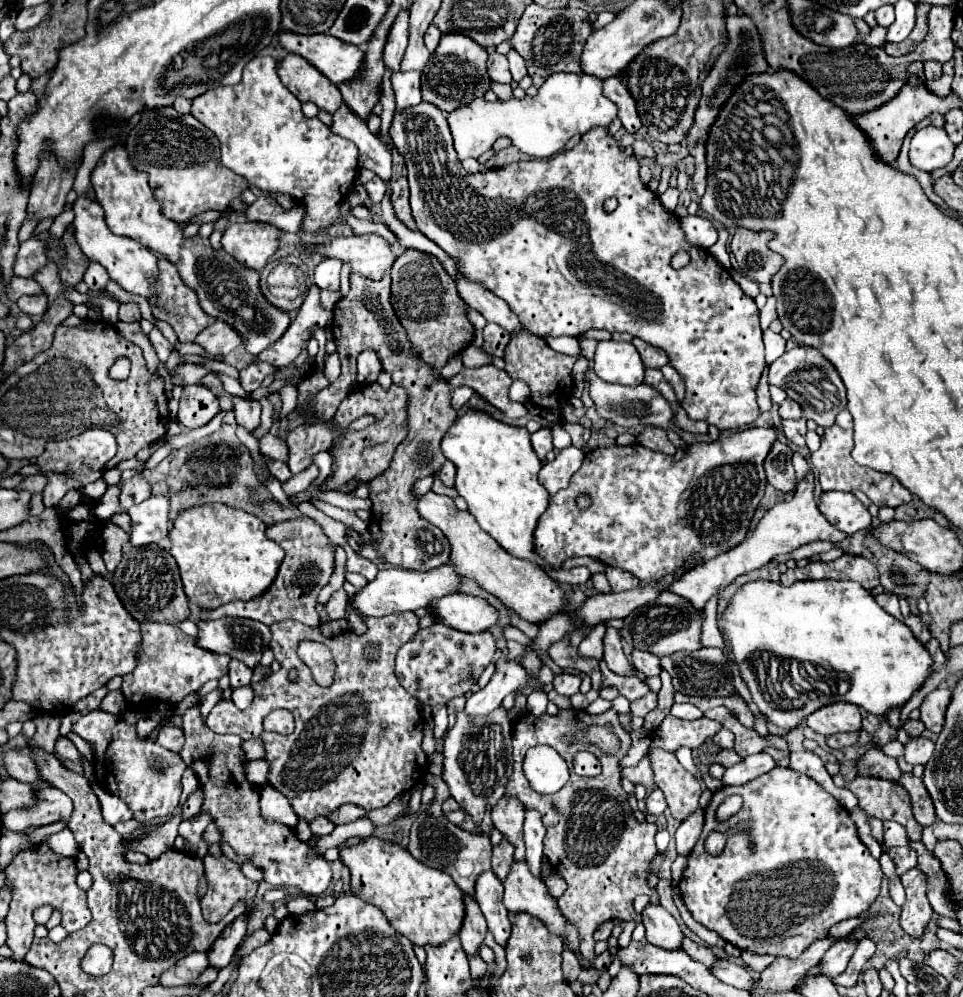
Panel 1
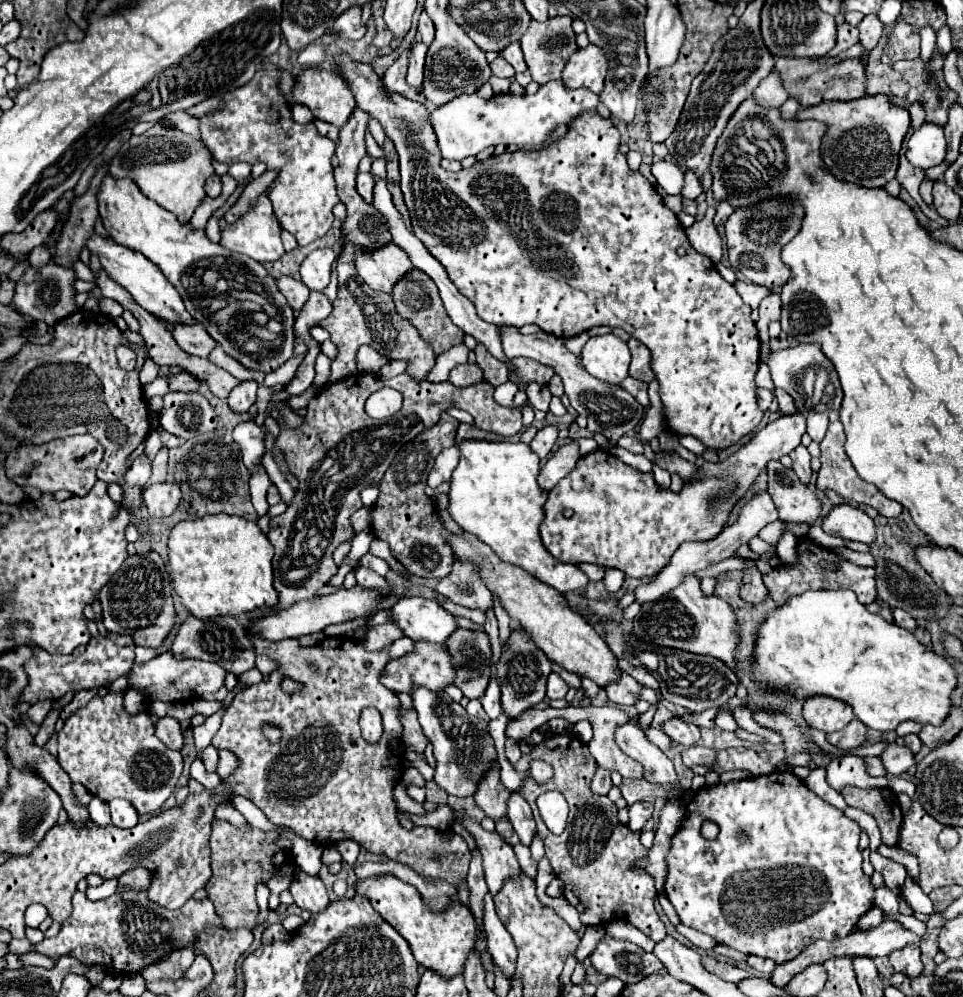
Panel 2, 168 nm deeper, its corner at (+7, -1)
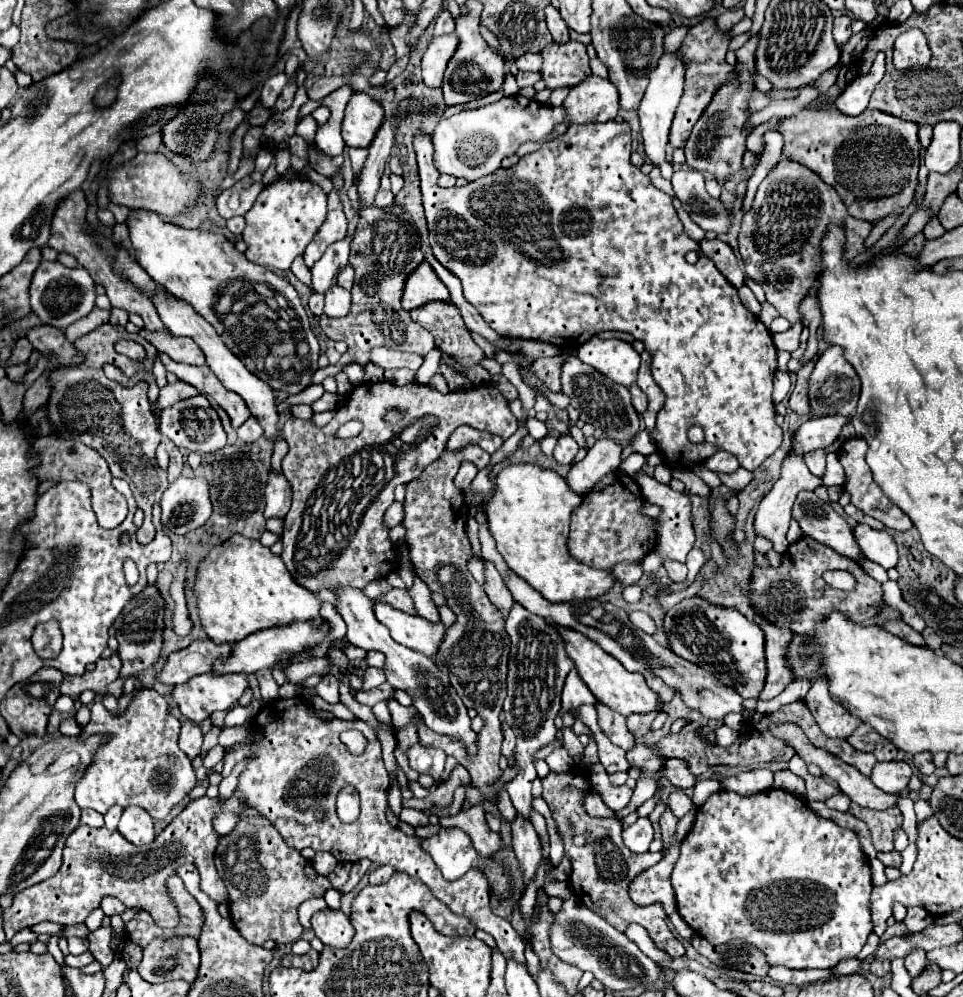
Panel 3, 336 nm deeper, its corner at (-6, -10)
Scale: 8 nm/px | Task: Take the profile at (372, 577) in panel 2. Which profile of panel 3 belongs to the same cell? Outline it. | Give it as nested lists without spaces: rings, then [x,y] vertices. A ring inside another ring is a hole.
[[[393,588],[391,592],[387,592],[383,598],[379,598],[381,602],[389,602],[393,608],[399,608],[401,612],[405,614],[411,614],[411,616],[417,616],[417,610],[413,606],[413,600],[411,596],[407,594],[407,590],[399,590],[399,588]]]

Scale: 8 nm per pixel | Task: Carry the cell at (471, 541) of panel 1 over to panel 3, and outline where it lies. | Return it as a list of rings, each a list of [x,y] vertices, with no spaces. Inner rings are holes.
[[[559,630],[559,632],[563,634],[563,640],[567,642],[567,654],[575,662],[579,676],[583,678],[583,682],[587,684],[587,688],[593,692],[593,696],[599,702],[611,706],[621,716],[647,714],[653,710],[661,710],[663,704],[657,692],[653,692],[645,684],[643,674],[627,672],[625,666],[617,658],[611,658],[611,654],[603,654],[603,650],[599,650],[599,646],[595,646],[595,642],[591,642],[589,638],[583,638],[583,634],[575,634],[575,630]]]

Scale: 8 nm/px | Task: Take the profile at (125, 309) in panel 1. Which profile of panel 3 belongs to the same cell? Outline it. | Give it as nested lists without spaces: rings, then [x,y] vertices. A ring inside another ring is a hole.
[[[141,329],[138,334],[145,338],[147,342],[151,342],[157,348],[157,352],[167,354],[175,362],[193,364],[193,366],[205,366],[203,352],[189,338],[179,338],[179,336],[171,334],[169,330],[148,332],[145,329]]]

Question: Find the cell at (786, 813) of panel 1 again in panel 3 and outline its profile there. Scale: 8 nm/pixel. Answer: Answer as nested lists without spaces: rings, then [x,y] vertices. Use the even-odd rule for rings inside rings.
[[[767,790],[763,794],[753,794],[753,796],[741,796],[735,792],[715,792],[711,794],[705,804],[697,810],[695,824],[691,828],[691,834],[681,842],[679,846],[681,858],[671,874],[671,882],[675,888],[677,896],[677,912],[681,918],[703,938],[707,938],[713,946],[725,944],[733,938],[741,938],[745,942],[751,942],[753,946],[759,946],[759,950],[765,952],[767,962],[771,966],[785,966],[785,968],[833,968],[841,960],[855,958],[861,948],[867,942],[867,936],[873,932],[873,922],[871,922],[871,910],[869,910],[869,896],[873,890],[871,884],[871,870],[869,870],[869,860],[863,854],[859,846],[859,838],[855,832],[837,826],[831,820],[819,818],[813,814],[803,798],[797,798],[793,794],[787,794],[785,790]]]

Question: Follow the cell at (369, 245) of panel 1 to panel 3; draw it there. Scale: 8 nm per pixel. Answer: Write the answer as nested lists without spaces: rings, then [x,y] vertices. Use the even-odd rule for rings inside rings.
[[[423,262],[411,278],[407,278],[407,286],[403,292],[403,308],[415,310],[429,302],[451,302],[447,286],[437,278],[435,270],[429,266],[429,262]]]

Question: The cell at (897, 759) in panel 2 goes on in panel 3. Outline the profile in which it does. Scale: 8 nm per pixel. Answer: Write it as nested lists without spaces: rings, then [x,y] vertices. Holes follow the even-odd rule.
[[[877,762],[873,766],[873,772],[869,776],[869,780],[879,788],[879,790],[885,790],[885,792],[901,792],[907,788],[907,782],[911,778],[913,770],[907,762]]]

